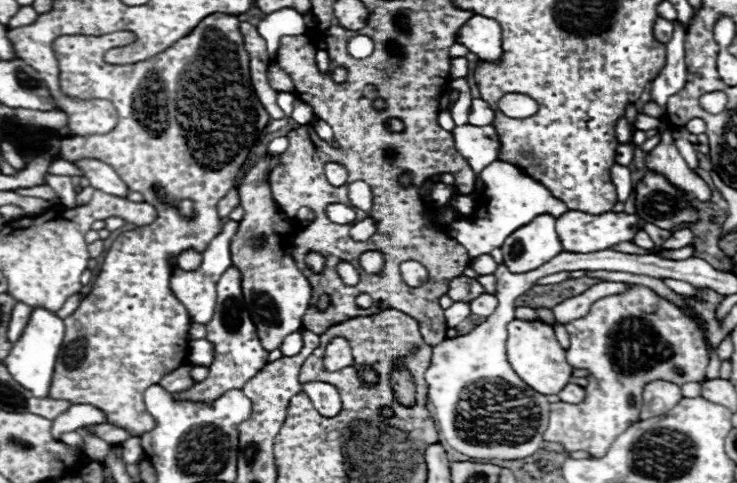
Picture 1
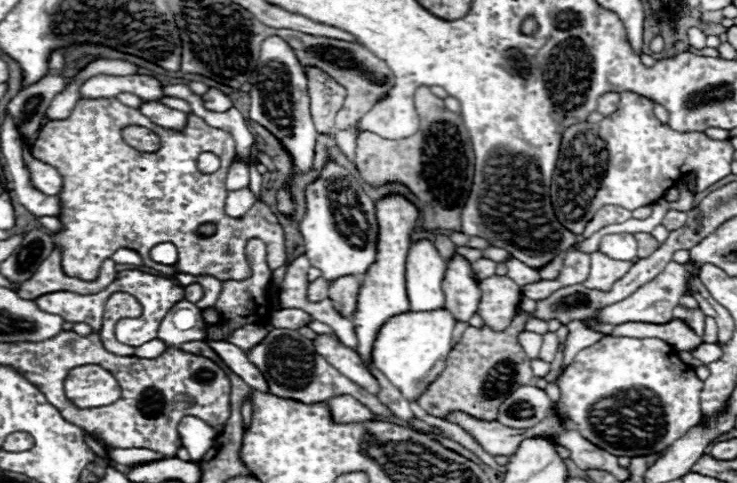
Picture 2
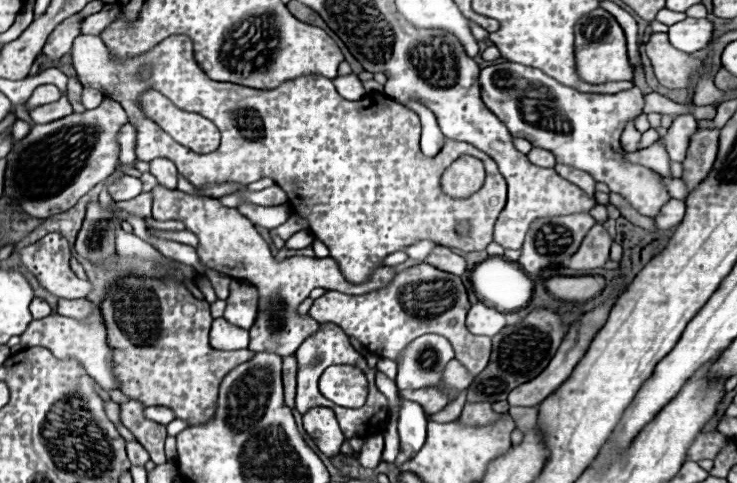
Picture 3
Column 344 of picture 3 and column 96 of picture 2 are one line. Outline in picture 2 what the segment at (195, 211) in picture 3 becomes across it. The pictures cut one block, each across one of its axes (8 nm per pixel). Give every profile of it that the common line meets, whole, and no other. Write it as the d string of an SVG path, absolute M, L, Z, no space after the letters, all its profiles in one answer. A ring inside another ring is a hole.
M54 250L36 270L36 274L28 280L28 282L22 282L18 286L18 294L20 298L24 300L34 300L42 294L50 294L50 292L78 292L78 294L96 294L100 290L104 290L108 284L114 282L116 278L116 264L108 258L102 268L100 268L100 274L96 280L92 282L86 282L86 280L78 280L78 278L70 278L62 272L62 266L60 266L60 250Z

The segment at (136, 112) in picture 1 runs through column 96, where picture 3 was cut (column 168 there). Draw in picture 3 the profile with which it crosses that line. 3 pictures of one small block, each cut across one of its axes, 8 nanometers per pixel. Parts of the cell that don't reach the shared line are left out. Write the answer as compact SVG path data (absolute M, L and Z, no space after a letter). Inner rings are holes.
M78 36L72 44L72 64L78 72L82 86L98 88L110 94L128 114L128 122L136 126L136 156L142 162L150 162L154 158L168 158L178 166L178 172L196 188L216 186L224 182L236 182L240 186L248 186L260 178L272 178L276 186L280 186L286 196L292 214L302 216L308 222L310 234L324 242L330 250L330 256L340 262L342 274L352 282L364 282L372 270L382 266L382 260L396 250L406 250L408 246L420 240L432 240L440 246L460 248L464 252L486 250L492 242L492 230L498 214L506 206L506 180L500 174L496 162L486 156L482 150L446 138L446 146L438 152L438 156L428 158L420 152L420 118L410 108L394 102L386 94L372 92L372 96L364 96L358 102L344 100L330 78L324 76L300 76L296 80L288 80L274 90L254 90L240 84L226 84L210 80L200 66L192 58L192 42L186 36L168 36L160 44L156 44L146 54L134 58L114 58L106 44L98 36ZM142 64L154 64L154 76L146 82L134 80L138 68ZM146 90L158 90L180 110L198 112L200 116L212 120L220 134L222 142L216 152L196 154L178 142L174 142L166 132L162 132L150 118L142 114L140 94ZM462 154L474 156L484 162L486 180L484 188L480 188L470 198L448 198L442 192L440 178L442 172ZM468 220L472 224L472 232L468 236L456 234L456 224ZM126 276L122 280L118 280L116 284L112 284L100 304L100 310L102 310L102 318L104 318L104 326L106 326L106 332L108 332L108 346L112 350L112 370L114 370L114 376L118 380L118 390L122 390L128 398L132 400L138 400L142 406L166 406L174 412L174 416L178 420L184 420L188 422L188 426L200 426L204 422L210 422L216 414L216 400L218 400L218 386L222 382L222 378L228 374L228 370L232 370L234 366L242 364L242 362L248 362L254 354L250 354L250 350L232 350L232 352L224 352L224 350L214 350L208 342L208 326L212 324L212 316L210 316L210 304L206 300L198 300L194 298L188 288L184 286L184 282L180 280L174 280L174 278L134 278L134 276Z

